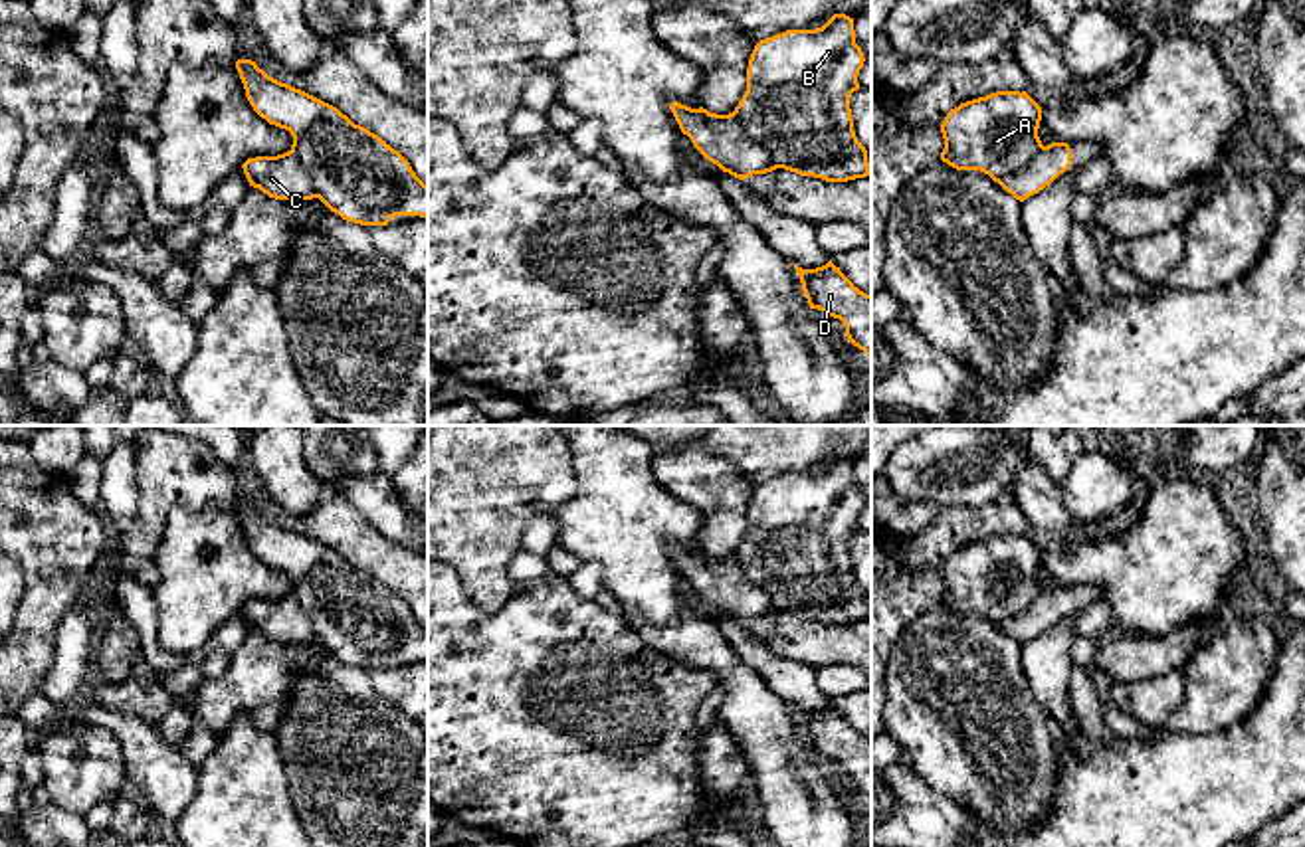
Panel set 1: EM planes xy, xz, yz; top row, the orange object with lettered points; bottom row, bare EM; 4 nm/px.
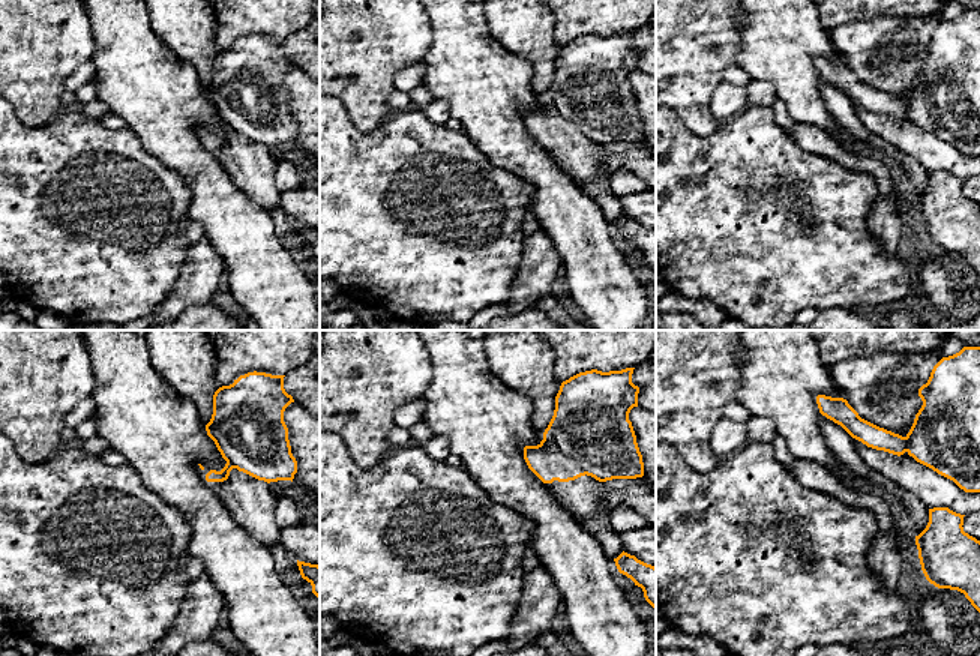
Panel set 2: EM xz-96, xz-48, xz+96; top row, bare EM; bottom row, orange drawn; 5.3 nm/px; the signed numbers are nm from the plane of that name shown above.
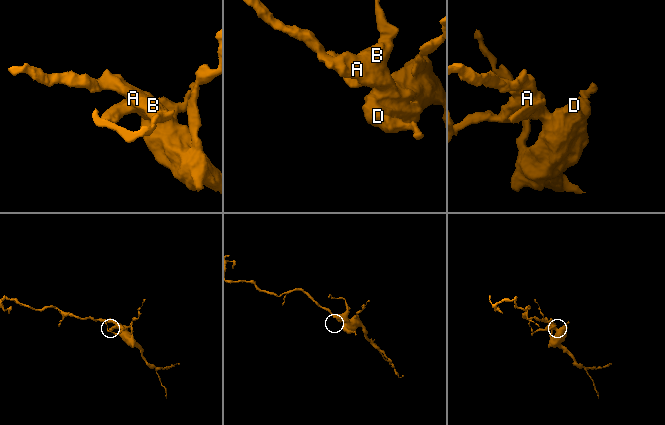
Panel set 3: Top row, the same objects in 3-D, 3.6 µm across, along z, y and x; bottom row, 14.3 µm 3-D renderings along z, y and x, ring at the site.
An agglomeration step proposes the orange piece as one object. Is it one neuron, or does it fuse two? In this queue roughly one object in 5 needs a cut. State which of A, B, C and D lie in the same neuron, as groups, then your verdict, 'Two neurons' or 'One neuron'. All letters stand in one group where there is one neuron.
Groups: A B D / C. Two neurons

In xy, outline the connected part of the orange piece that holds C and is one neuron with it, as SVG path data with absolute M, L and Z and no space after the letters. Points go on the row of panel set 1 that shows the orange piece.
M287 150L277 156L255 156L244 164L244 174L250 186L259 188L275 200L313 200L315 184L309 172L301 166L295 152Z

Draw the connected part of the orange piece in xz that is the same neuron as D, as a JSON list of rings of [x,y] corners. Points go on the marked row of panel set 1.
[[[832,259],[816,269],[802,269],[794,263],[800,275],[802,291],[810,309],[818,309],[834,319],[840,319],[846,327],[848,342],[871,356],[871,295],[859,291]]]

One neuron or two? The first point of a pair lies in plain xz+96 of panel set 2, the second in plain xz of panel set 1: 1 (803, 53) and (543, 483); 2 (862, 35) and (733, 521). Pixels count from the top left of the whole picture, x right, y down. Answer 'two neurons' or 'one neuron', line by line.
1: two neurons
2: one neuron

